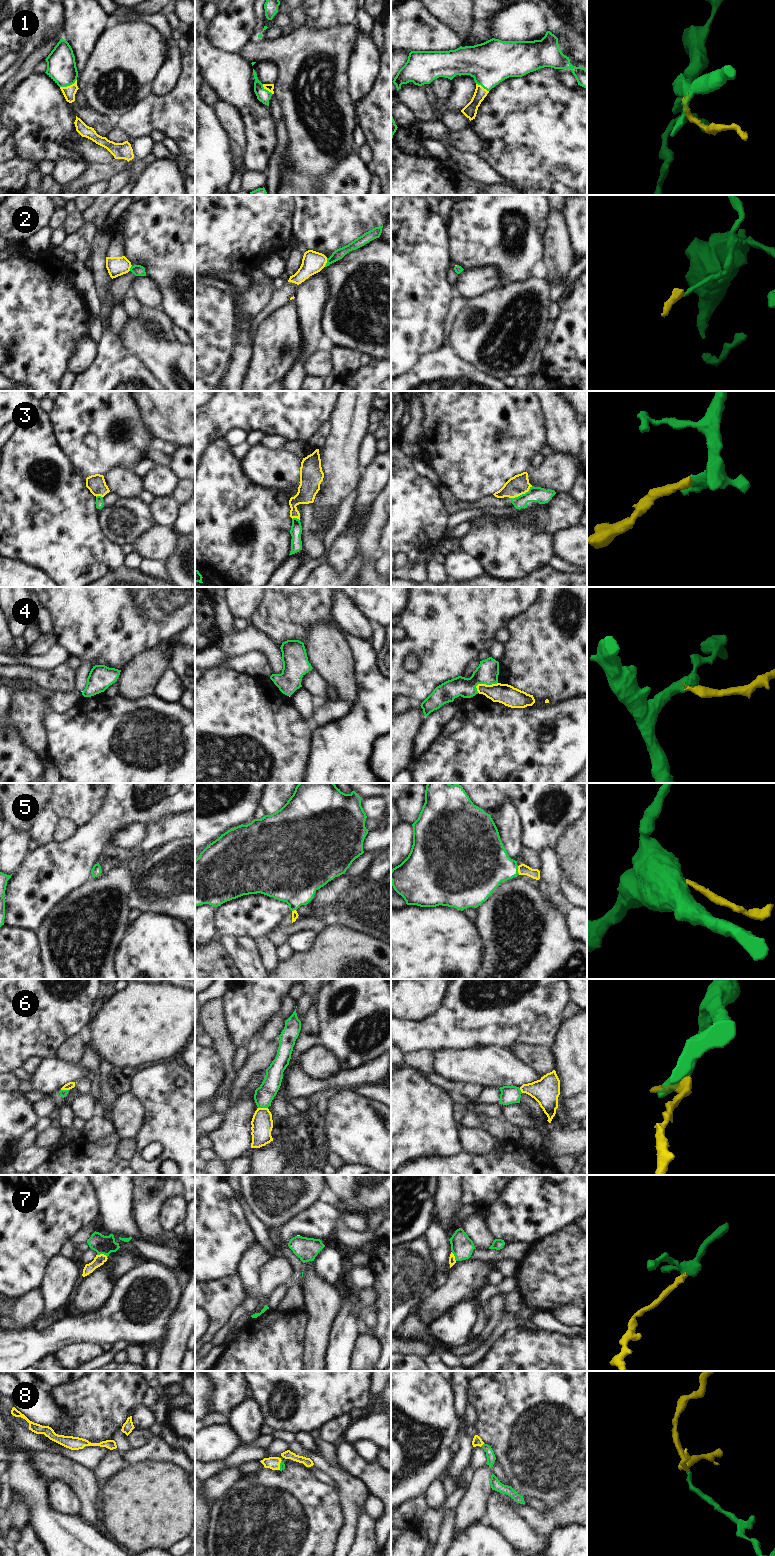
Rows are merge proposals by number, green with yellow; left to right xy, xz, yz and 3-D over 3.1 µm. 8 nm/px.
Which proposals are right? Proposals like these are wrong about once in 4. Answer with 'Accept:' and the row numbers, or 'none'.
Accept: 1, 2, 3, 5, 7, 8

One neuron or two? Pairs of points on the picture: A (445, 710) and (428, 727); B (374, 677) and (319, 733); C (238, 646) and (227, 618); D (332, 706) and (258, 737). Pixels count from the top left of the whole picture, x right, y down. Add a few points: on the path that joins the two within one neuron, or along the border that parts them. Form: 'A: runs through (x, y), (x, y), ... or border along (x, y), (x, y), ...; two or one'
A: runs through (441, 714), (432, 723); one
B: runs through (374, 696), (338, 733); one
C: border along (233, 632), (220, 633); two
D: border along (310, 721), (313, 724); two

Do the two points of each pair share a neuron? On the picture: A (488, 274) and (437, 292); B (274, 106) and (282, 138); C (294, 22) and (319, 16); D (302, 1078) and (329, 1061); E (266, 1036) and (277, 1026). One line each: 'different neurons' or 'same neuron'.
A: different neurons
B: different neurons
C: different neurons
D: different neurons
E: same neuron

